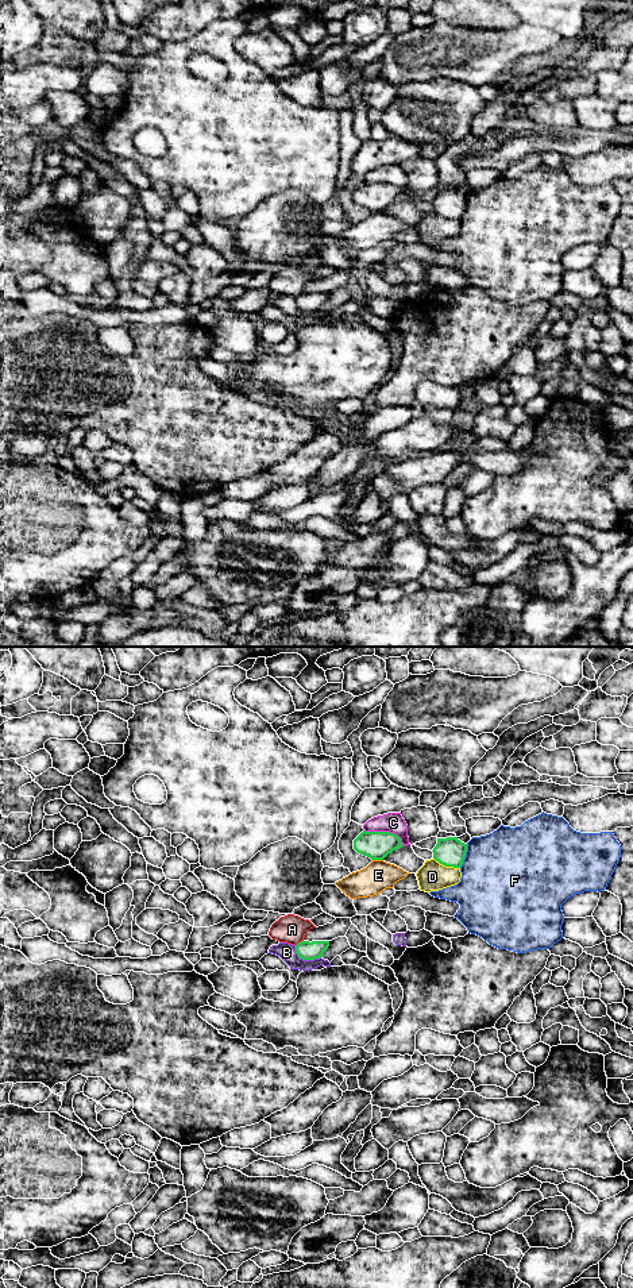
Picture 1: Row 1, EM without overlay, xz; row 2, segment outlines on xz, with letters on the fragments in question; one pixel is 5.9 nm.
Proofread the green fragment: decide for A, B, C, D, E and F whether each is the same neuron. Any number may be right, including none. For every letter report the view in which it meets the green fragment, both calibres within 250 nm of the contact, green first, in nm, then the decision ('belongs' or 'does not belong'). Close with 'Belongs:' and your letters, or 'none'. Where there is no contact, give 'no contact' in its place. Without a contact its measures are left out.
A: contact in xz; calibres 110 and 170 nm; does not belong
B: contact in xz; calibres 110 and 100 nm; does not belong
C: contact in xz; calibres 170 and 120 nm; does not belong
D: contact in xz; calibres 170 and 180 nm; does not belong
E: contact in xz; calibres 170 and 180 nm; does not belong
F: contact in xz; calibres 170 and 500 nm; does not belong
Belongs: none

